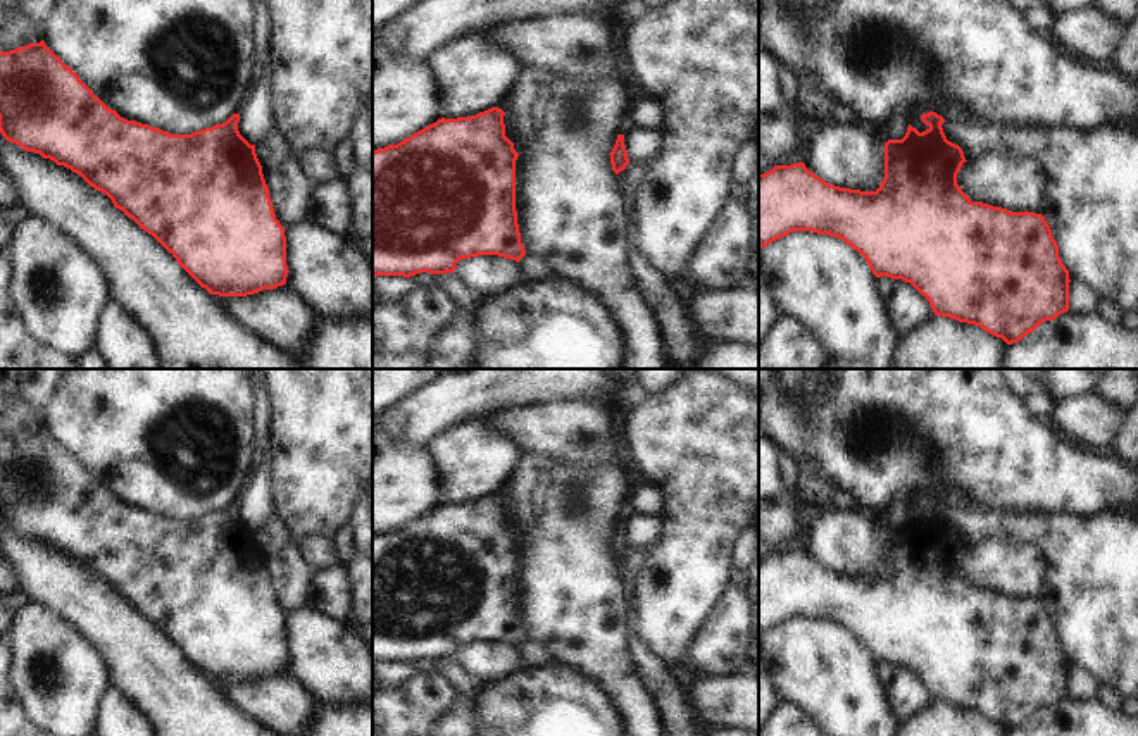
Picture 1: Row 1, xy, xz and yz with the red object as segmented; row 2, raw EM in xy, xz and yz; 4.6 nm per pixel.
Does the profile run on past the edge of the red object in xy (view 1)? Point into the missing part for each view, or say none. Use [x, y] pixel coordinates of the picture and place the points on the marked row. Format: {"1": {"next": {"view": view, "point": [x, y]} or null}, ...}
{"1": {"next": null}}

